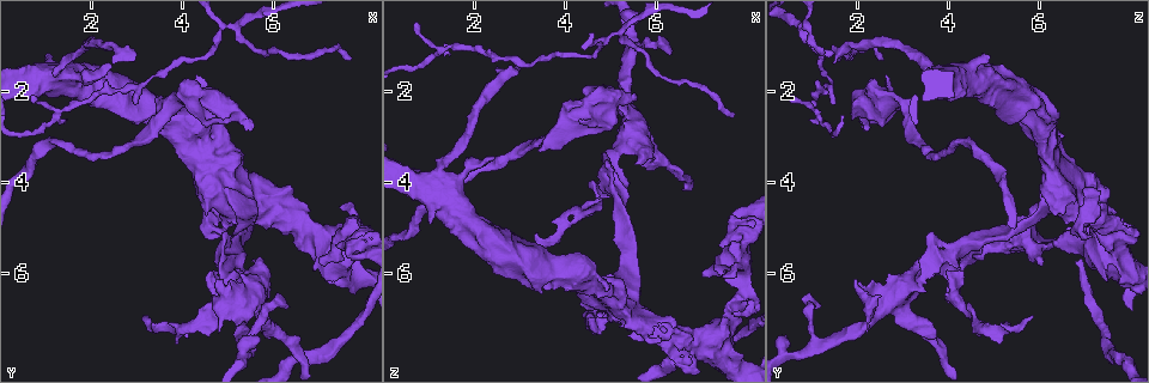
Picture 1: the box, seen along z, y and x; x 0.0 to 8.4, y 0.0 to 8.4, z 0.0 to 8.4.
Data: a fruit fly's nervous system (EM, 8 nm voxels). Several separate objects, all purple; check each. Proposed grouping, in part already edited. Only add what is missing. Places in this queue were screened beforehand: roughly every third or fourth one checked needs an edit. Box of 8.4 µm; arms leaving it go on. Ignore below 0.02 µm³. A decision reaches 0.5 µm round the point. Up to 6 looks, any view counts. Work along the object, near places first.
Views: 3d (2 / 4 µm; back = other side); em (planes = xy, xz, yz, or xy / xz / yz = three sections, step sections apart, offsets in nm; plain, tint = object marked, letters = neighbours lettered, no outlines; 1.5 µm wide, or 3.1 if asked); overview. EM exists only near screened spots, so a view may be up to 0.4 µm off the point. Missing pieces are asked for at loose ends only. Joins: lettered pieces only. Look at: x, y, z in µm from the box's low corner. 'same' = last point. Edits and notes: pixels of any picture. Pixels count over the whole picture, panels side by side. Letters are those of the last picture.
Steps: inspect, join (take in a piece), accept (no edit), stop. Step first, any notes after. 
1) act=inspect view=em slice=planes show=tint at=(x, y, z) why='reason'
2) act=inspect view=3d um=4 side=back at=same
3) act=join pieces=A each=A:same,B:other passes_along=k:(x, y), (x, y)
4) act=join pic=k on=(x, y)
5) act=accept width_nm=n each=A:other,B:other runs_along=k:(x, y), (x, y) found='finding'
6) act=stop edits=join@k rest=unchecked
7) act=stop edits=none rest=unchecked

act=inspect view=em slice=planes show=letters at=(7.70, 1.30, 2.60) why='long arm stops here'

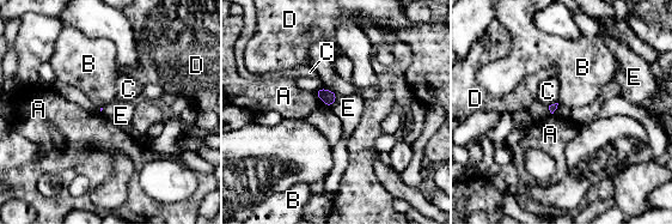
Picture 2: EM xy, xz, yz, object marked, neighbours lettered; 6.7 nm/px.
act=accept longest_contact=A:140nm each=A:other,B:other,C:other,D:other,E:other border=2:(338, 96), (330, 107) found='none of them fits'

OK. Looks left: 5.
act=inspect view=3d um=4 at=(5.50, 2.80, 2.15) why='free end'

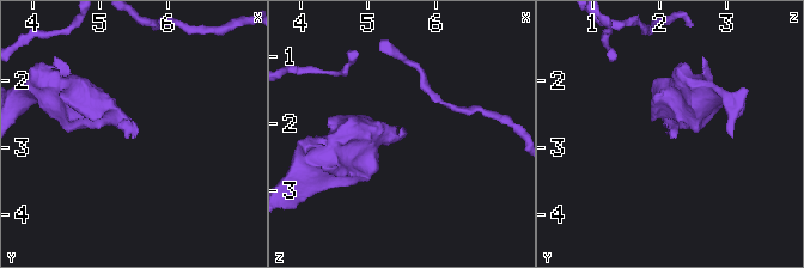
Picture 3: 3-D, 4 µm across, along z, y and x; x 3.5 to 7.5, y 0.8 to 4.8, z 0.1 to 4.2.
act=inspect view=em slice=planes show=letters at=(5.55, 2.85, 2.15)

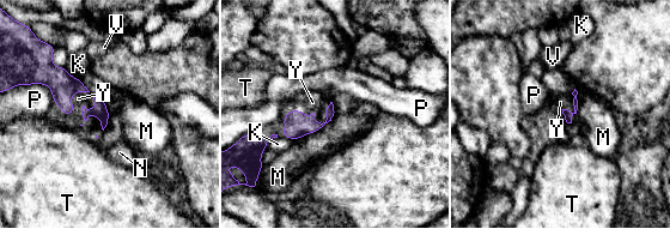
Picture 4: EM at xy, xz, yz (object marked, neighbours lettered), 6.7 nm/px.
act=join pieces=Y each=K:other,M:other,N:other,P:other,T:other,V:other,Y:same passes_along=4:(294, 121), (314, 121), (312, 102) found='the neuron continues'

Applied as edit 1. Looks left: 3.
act=inspect view=overview

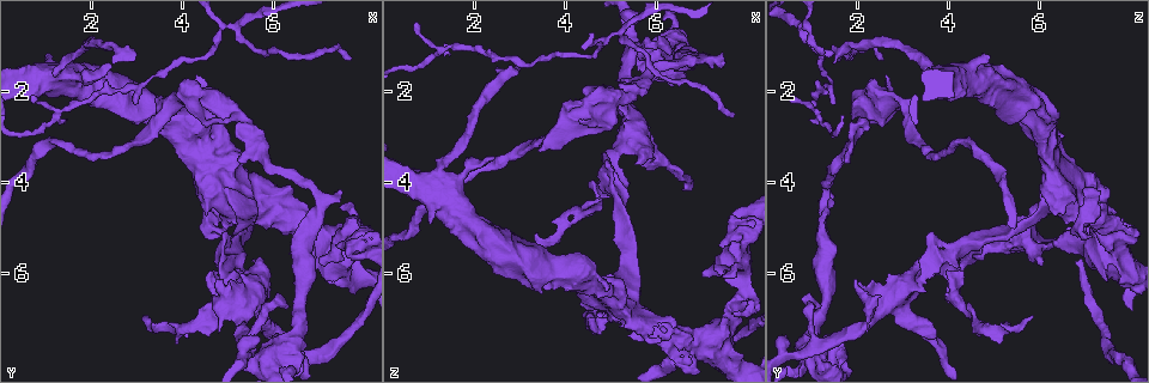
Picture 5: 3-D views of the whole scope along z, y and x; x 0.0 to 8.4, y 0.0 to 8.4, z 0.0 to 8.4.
act=inspect view=em slice=xy step=4 show=letters at=(4.70, 6.20, 1.95) why='free end'

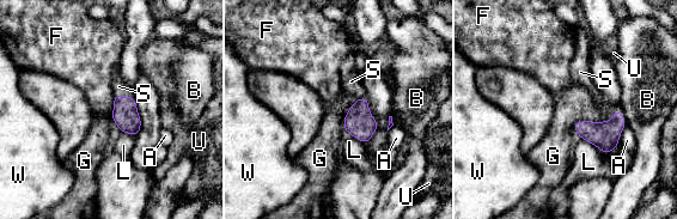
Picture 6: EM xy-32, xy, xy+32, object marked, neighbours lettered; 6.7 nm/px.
act=join pieces=S each=A:other,B:other,F:other,G:other,L:other,S:same,U:other,W:other found='it goes on there'

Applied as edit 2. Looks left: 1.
act=stop edits=join@4,join@6 rest=unchecked

